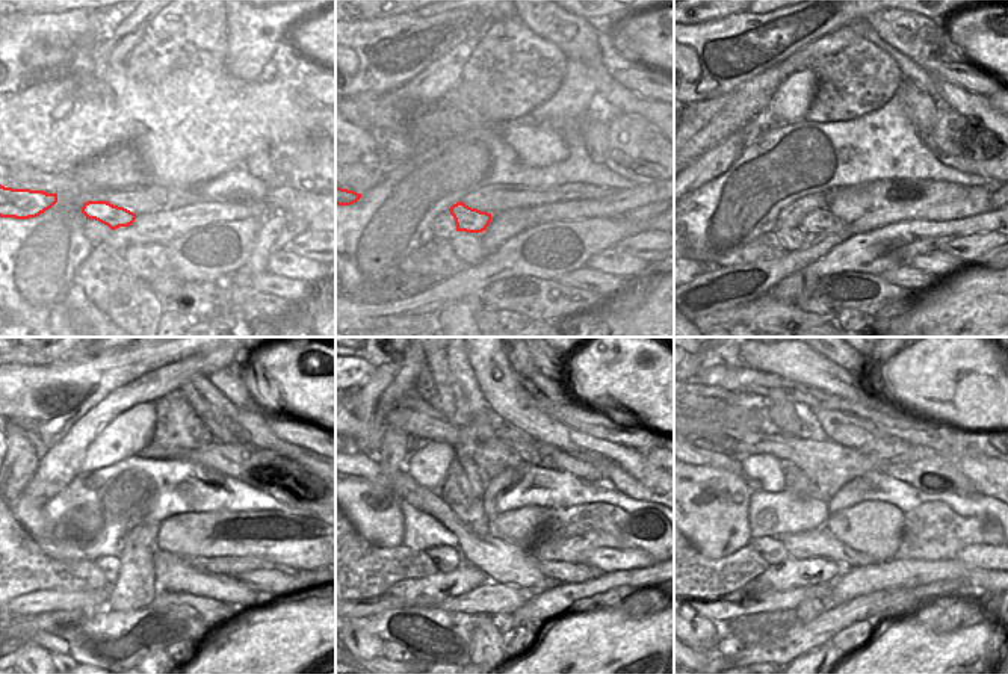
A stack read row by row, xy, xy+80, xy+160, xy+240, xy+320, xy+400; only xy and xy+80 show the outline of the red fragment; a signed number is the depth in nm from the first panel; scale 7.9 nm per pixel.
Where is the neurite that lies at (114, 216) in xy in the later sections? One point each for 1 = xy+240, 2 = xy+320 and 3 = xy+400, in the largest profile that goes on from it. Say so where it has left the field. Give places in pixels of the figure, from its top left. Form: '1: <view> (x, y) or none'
1: xy+240 (210, 565)
2: xy+320 (606, 559)
3: xy+400 (977, 555)

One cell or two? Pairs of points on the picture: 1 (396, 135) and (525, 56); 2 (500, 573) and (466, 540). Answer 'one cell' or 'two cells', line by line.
1: one cell
2: two cells

